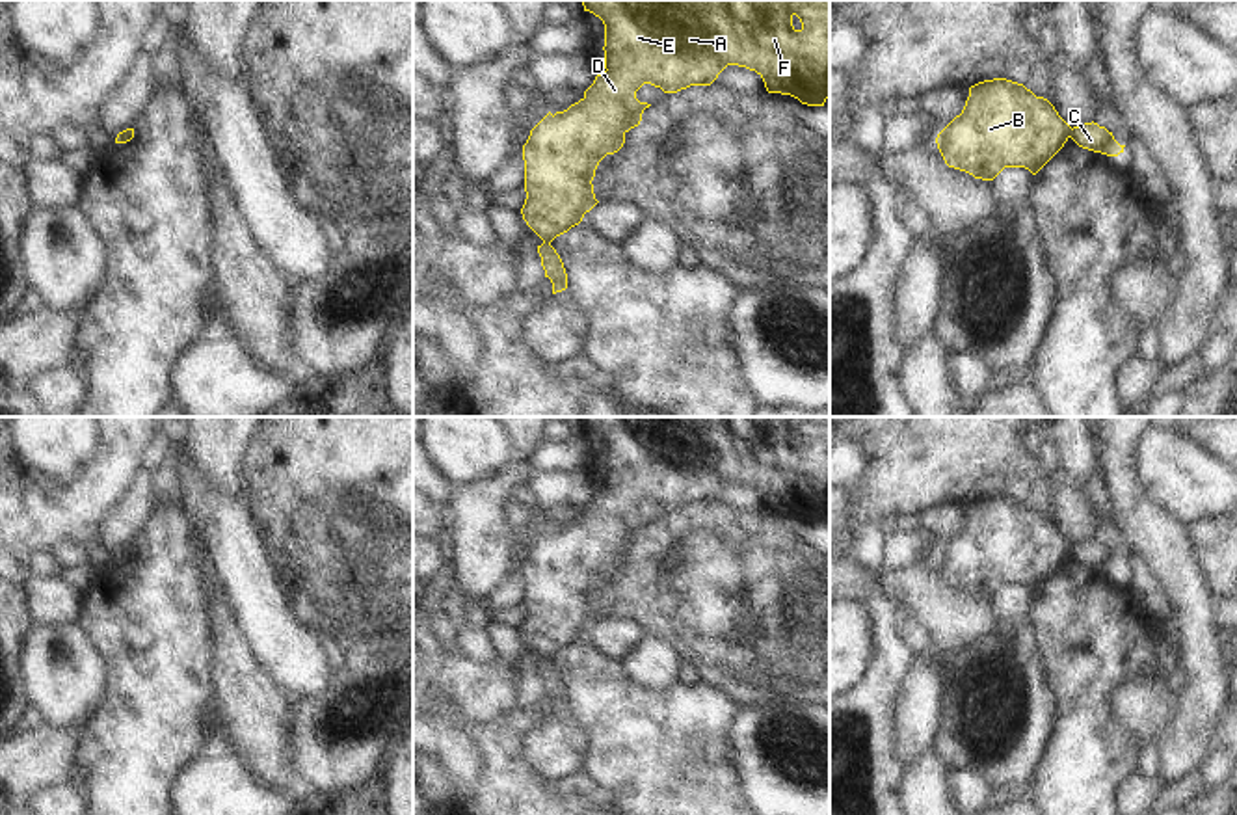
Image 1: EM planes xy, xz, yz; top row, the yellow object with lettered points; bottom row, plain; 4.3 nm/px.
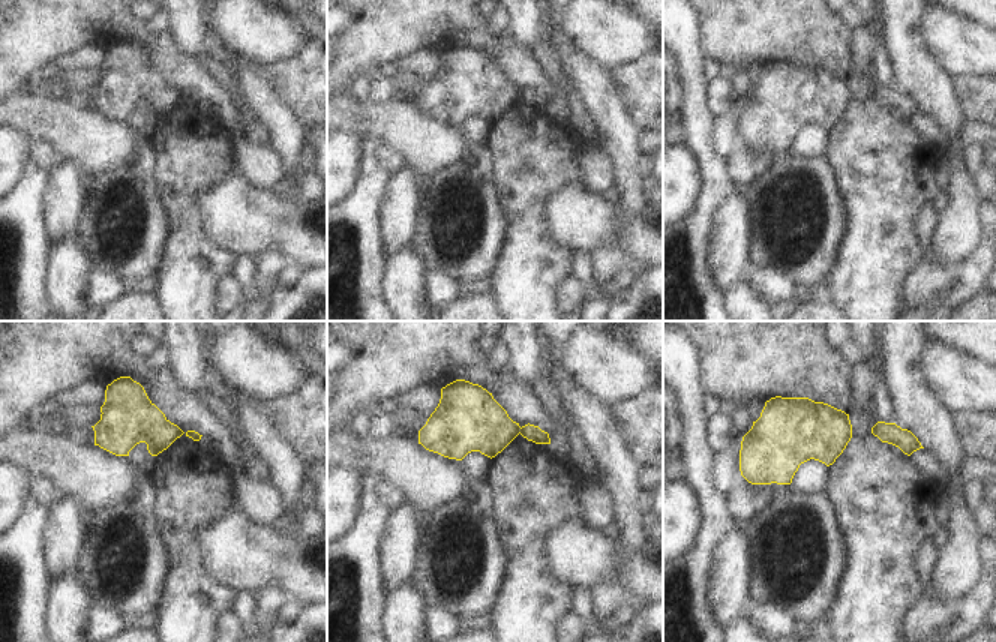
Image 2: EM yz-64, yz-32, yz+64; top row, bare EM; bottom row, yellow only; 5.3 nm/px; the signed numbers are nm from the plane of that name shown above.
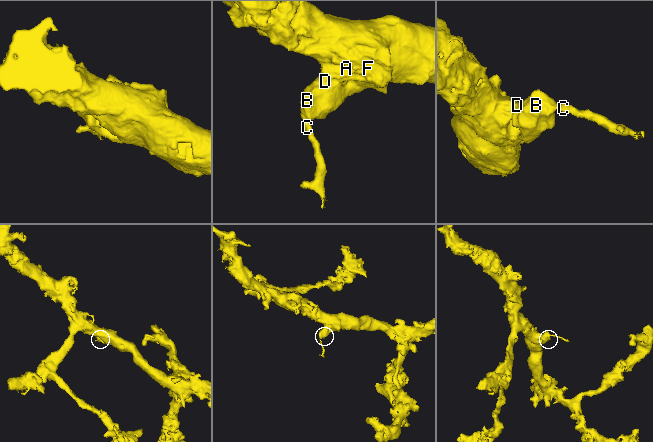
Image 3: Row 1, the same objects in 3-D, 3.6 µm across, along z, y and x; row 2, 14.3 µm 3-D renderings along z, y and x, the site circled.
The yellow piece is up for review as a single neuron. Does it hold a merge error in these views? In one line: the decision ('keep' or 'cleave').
cleave

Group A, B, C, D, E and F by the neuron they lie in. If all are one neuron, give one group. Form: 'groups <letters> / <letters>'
groups A B D E F / C

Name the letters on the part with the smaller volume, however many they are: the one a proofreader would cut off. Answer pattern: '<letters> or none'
C

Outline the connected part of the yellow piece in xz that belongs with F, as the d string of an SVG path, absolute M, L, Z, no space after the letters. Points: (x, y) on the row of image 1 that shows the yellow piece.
M582 0L582 6L605 24L606 71L595 76L579 102L554 115L549 112L523 145L526 199L521 214L543 242L579 225L599 203L592 184L595 169L606 154L623 147L625 134L640 125L651 106L636 99L644 84L677 93L711 86L727 65L738 65L755 71L768 93L791 95L807 106L824 106L830 97L830 0Z

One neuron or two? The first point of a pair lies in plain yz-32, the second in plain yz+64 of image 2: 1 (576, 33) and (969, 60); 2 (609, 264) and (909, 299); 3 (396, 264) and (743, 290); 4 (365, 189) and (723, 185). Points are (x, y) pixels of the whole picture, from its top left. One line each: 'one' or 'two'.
1: one
2: two
3: one
4: one

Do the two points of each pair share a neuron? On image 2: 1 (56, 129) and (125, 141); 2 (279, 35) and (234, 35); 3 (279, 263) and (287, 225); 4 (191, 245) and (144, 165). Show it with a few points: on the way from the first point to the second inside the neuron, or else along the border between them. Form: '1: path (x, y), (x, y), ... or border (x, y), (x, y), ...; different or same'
1: path (72, 131), (96, 141), (108, 141); same
2: path (269, 35), (245, 35); same
3: border (254, 258), (263, 252), (284, 252), (297, 264); different
4: border (155, 147), (155, 188), (158, 200), (168, 216); different

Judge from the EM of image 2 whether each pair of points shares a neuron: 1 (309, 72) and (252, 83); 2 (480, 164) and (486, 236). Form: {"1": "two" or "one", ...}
{"1": "two", "2": "one"}

